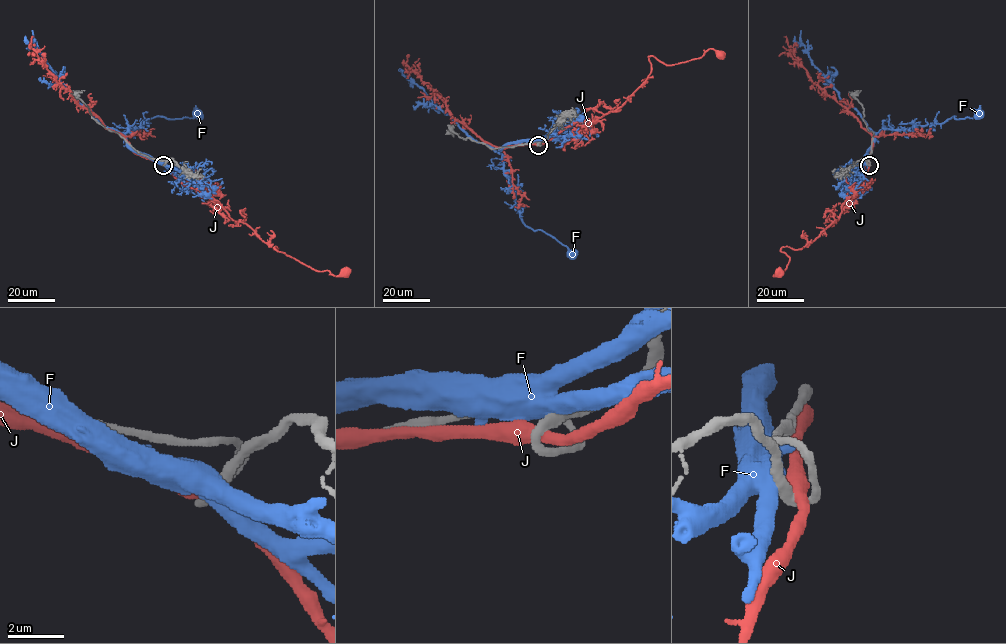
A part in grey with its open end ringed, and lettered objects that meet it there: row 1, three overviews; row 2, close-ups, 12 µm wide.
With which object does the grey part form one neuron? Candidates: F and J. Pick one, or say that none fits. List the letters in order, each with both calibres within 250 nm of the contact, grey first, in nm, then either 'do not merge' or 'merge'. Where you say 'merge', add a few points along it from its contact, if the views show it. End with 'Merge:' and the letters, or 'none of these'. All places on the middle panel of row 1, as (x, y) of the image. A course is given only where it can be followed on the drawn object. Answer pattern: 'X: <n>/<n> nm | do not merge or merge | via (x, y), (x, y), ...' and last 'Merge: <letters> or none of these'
F: 380/600 nm | do not merge
J: 360/440 nm | do not merge
Merge: none of these

